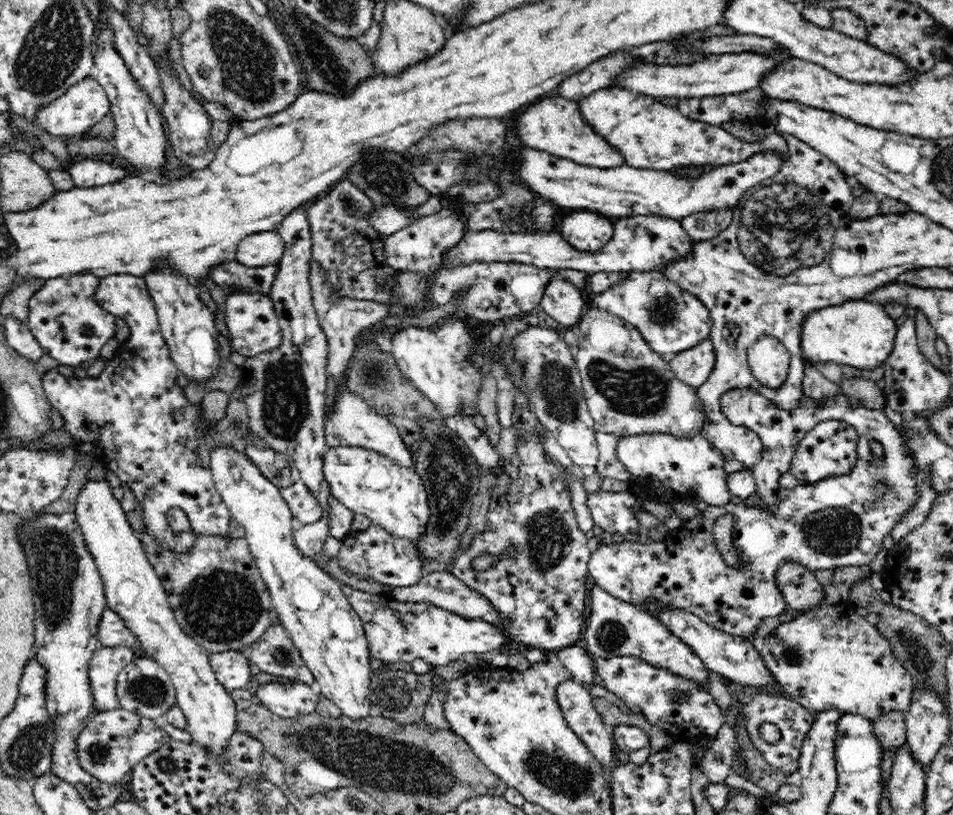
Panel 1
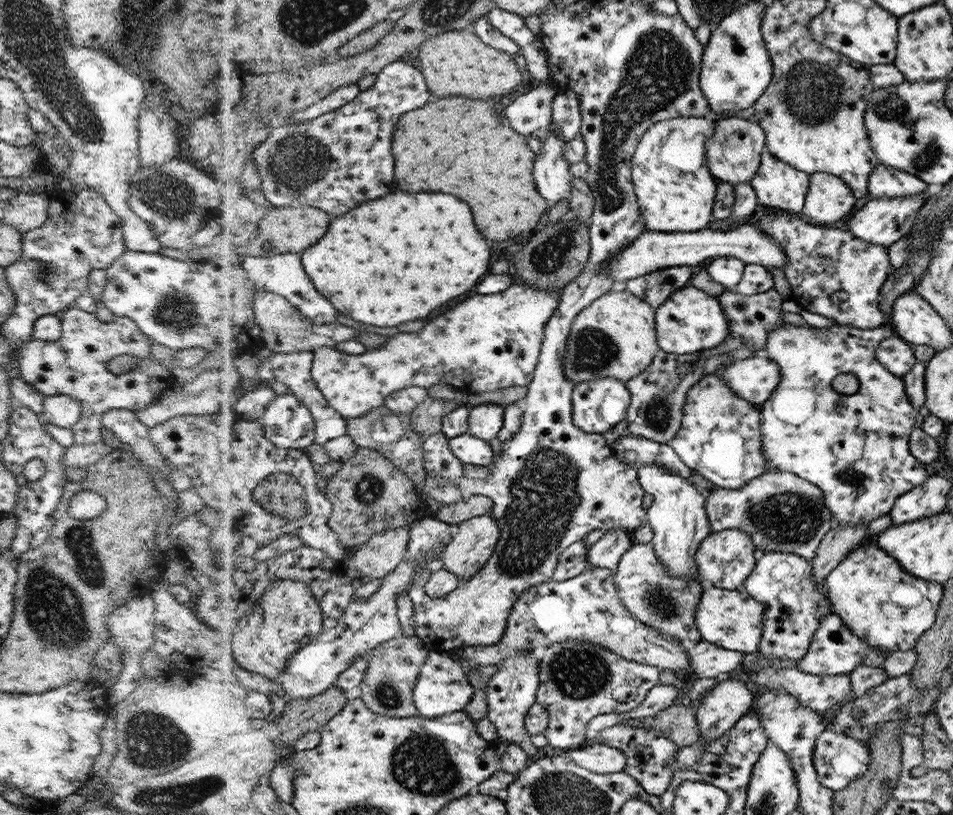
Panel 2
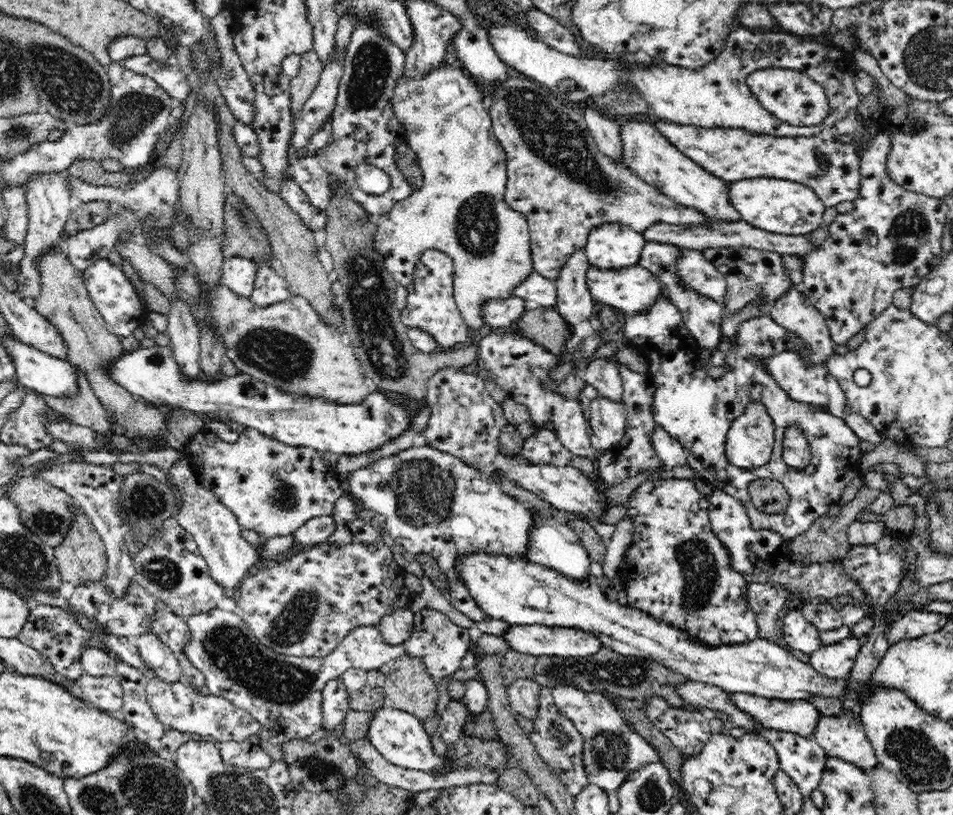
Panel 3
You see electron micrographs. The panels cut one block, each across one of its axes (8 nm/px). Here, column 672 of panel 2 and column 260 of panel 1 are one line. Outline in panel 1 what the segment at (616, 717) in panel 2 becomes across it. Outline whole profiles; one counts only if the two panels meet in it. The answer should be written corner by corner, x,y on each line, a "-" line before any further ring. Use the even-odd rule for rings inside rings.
280,681
264,683
253,695
256,704
266,707
268,711
282,718
294,718
300,714
314,712
321,698
323,696
316,694
310,685
300,681
285,685

